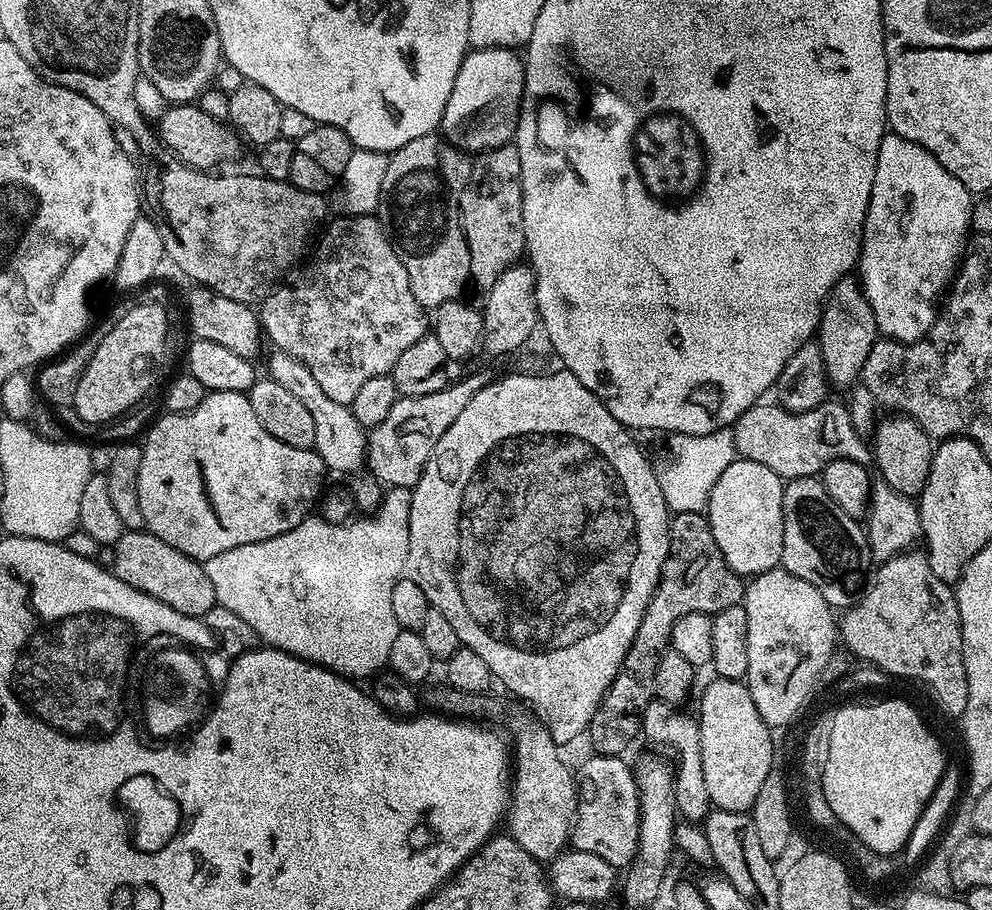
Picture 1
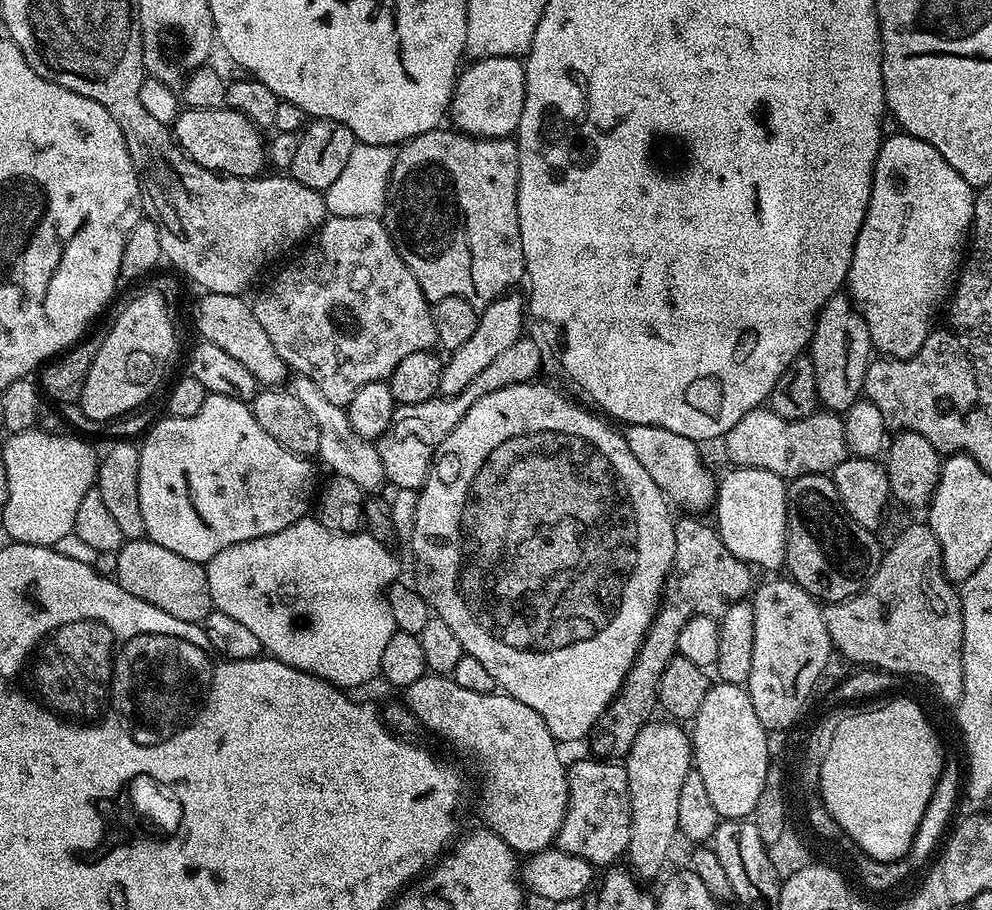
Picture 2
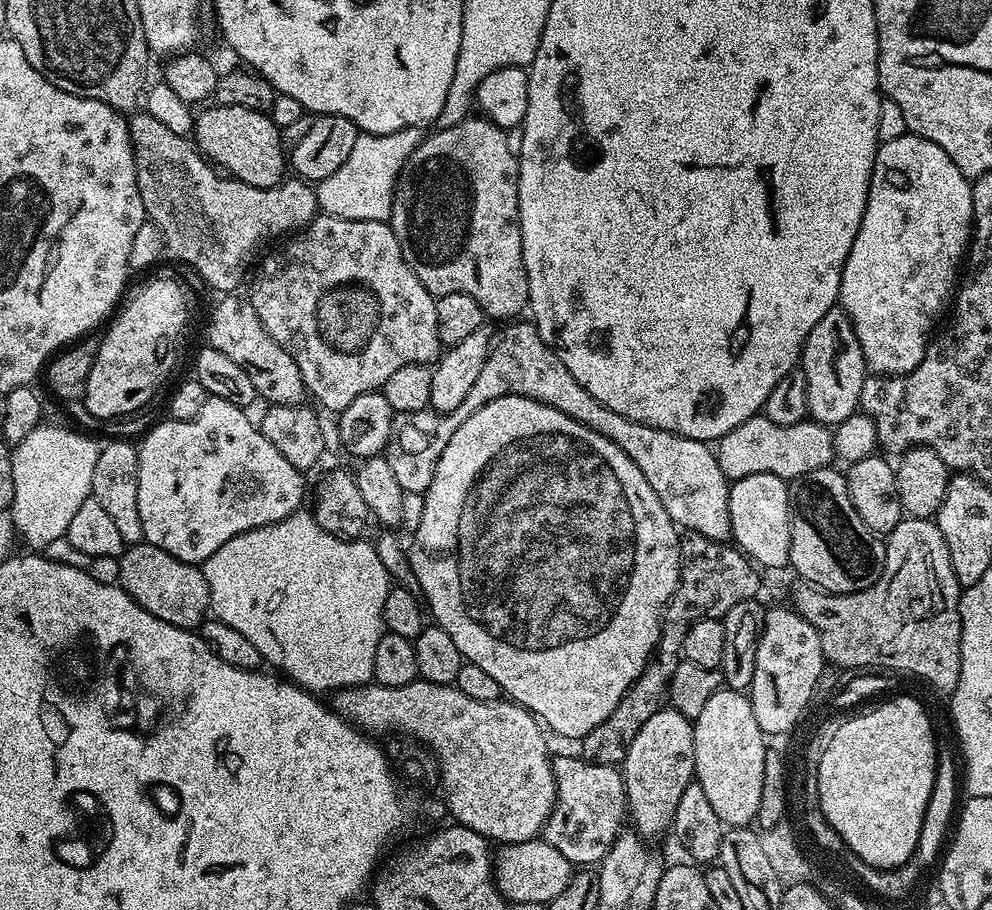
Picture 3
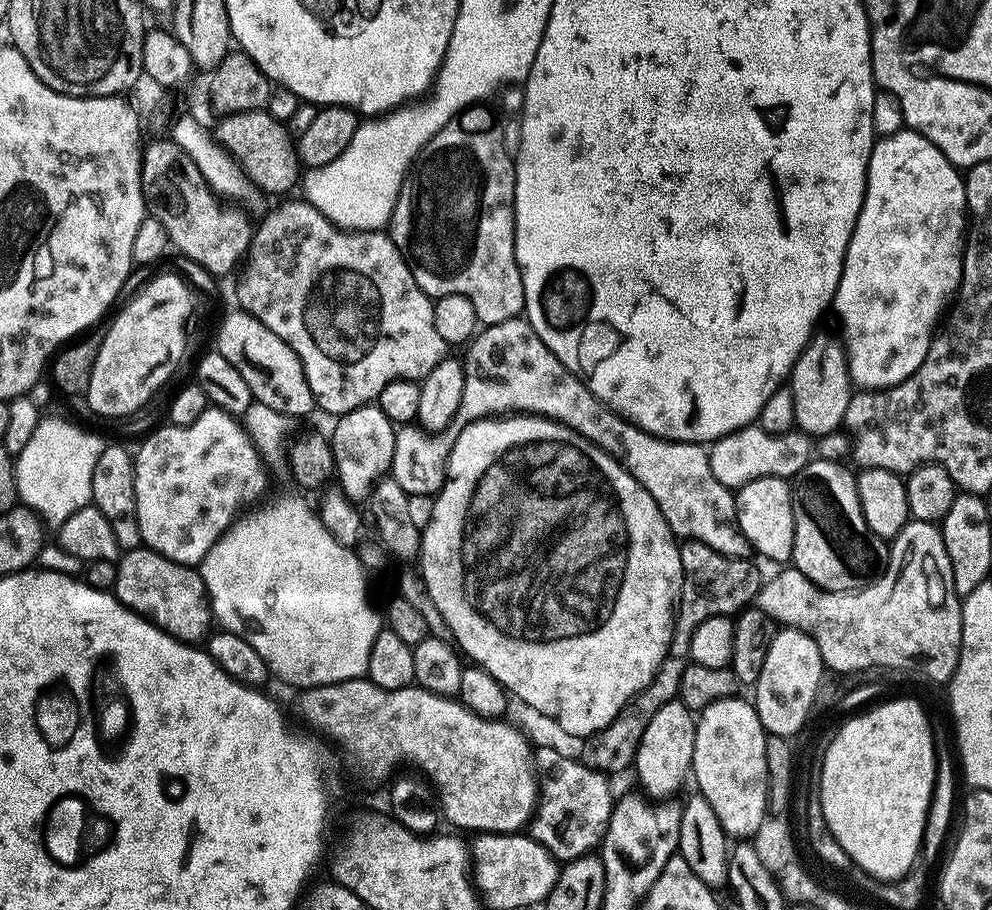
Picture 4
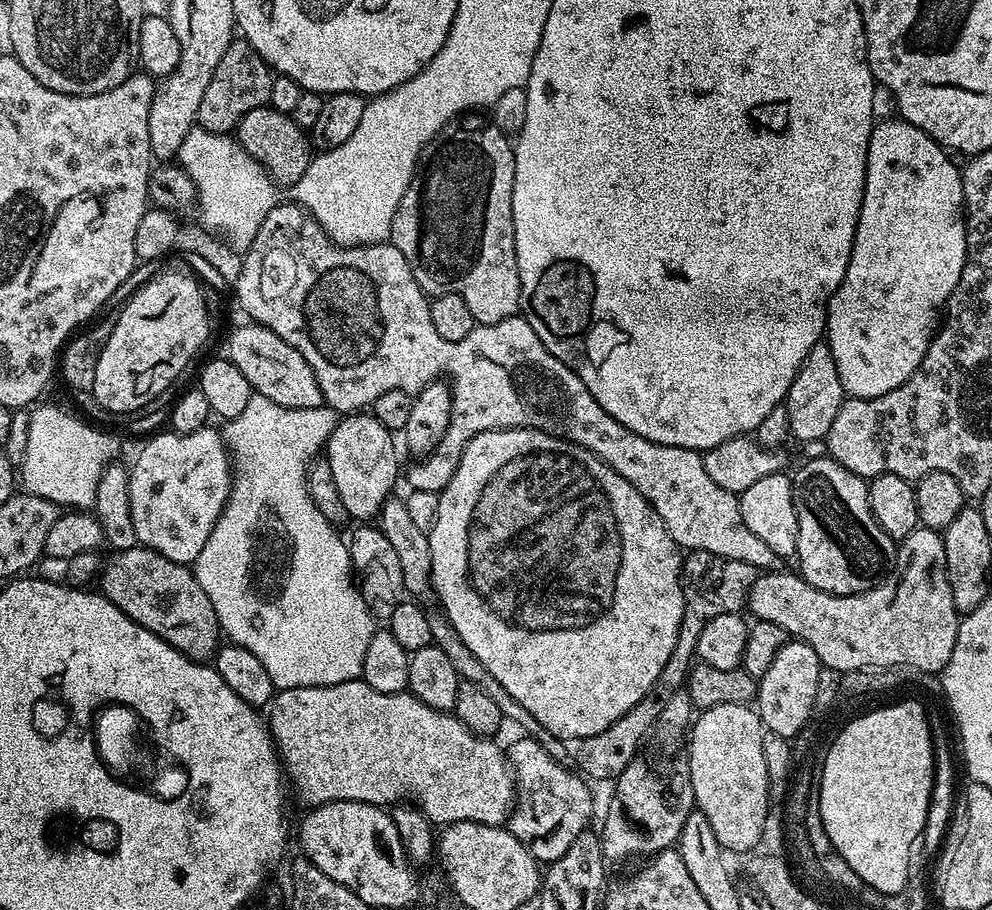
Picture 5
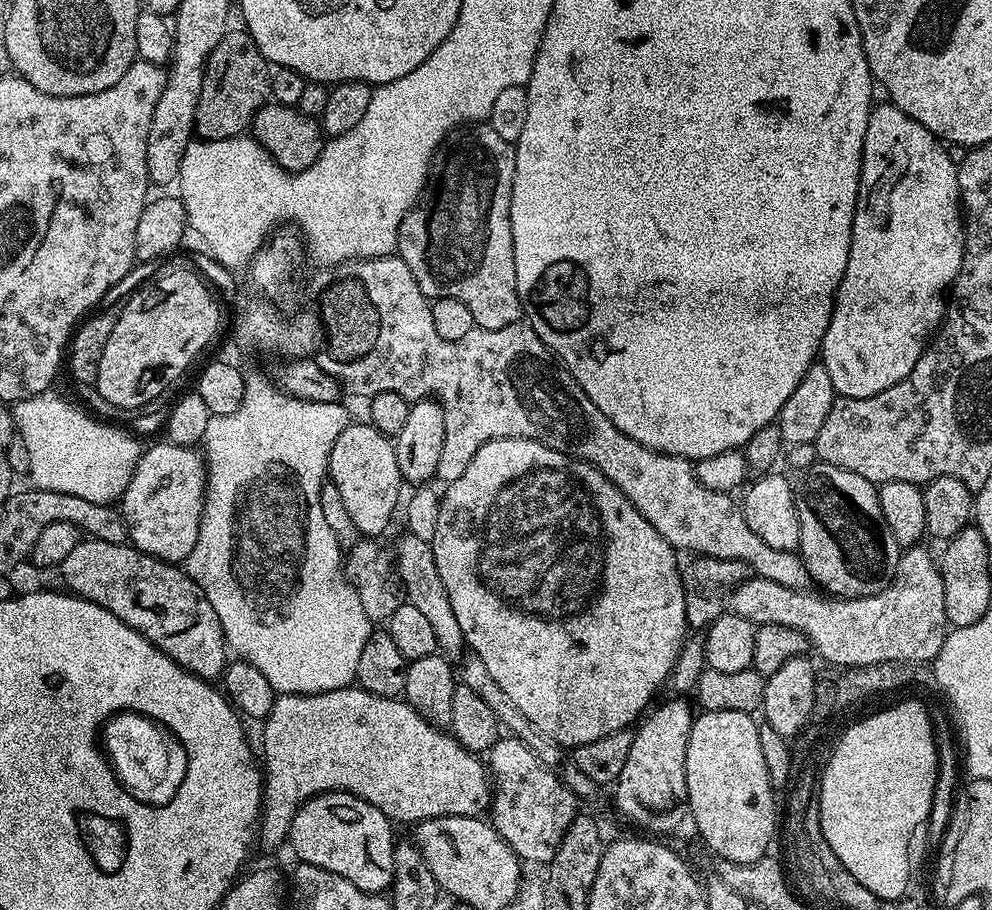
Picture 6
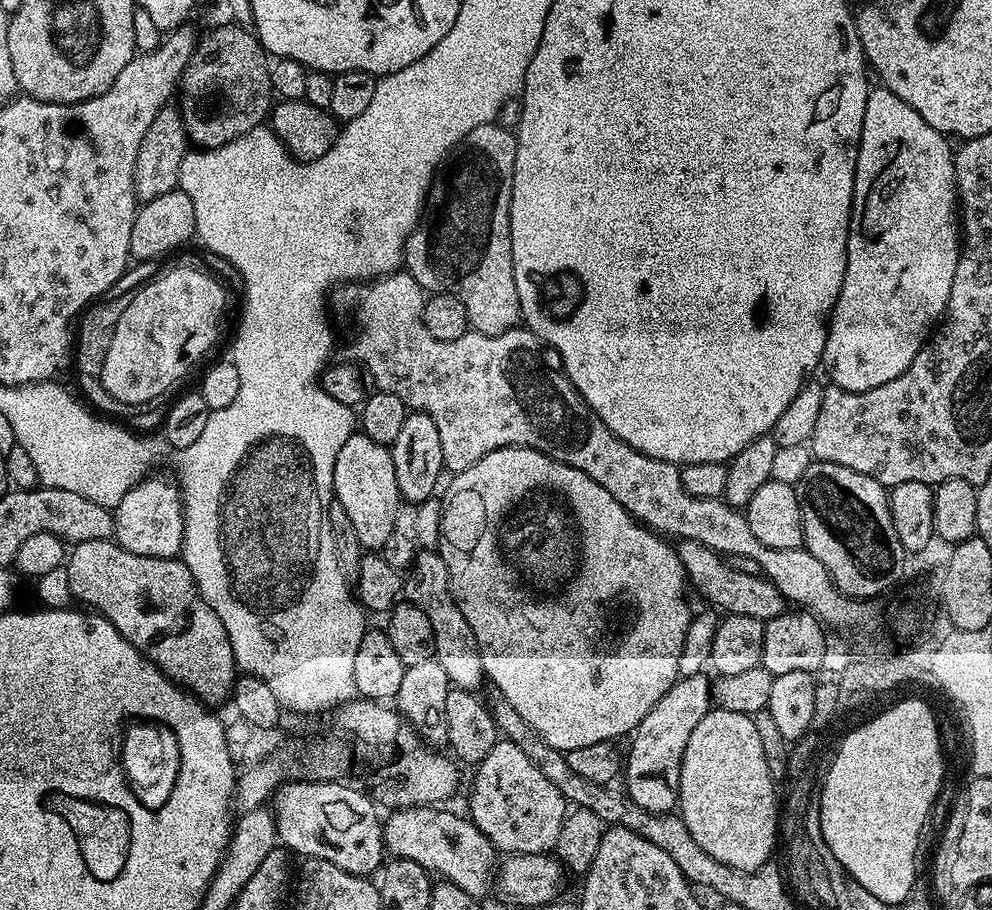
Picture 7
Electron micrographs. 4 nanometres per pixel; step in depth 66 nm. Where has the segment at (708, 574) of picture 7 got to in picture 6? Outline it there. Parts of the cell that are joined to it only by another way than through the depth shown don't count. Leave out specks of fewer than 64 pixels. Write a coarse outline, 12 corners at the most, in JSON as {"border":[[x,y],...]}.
{"border":[[907,549],[873,596],[815,596],[755,574],[731,611],[790,626],[841,669],[935,661],[944,578]]}

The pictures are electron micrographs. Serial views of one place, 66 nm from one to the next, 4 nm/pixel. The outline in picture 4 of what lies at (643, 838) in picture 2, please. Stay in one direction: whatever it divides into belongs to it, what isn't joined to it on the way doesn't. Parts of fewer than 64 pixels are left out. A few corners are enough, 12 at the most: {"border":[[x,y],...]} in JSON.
{"border":[[666,702],[642,742],[634,773],[645,797],[672,798],[689,779],[697,717]]}

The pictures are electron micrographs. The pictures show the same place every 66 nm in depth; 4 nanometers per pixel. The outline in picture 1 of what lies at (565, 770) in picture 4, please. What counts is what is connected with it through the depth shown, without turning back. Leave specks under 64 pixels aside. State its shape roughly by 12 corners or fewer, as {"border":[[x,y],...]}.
{"border":[[624,756],[580,772],[570,844],[624,870],[640,791]]}

